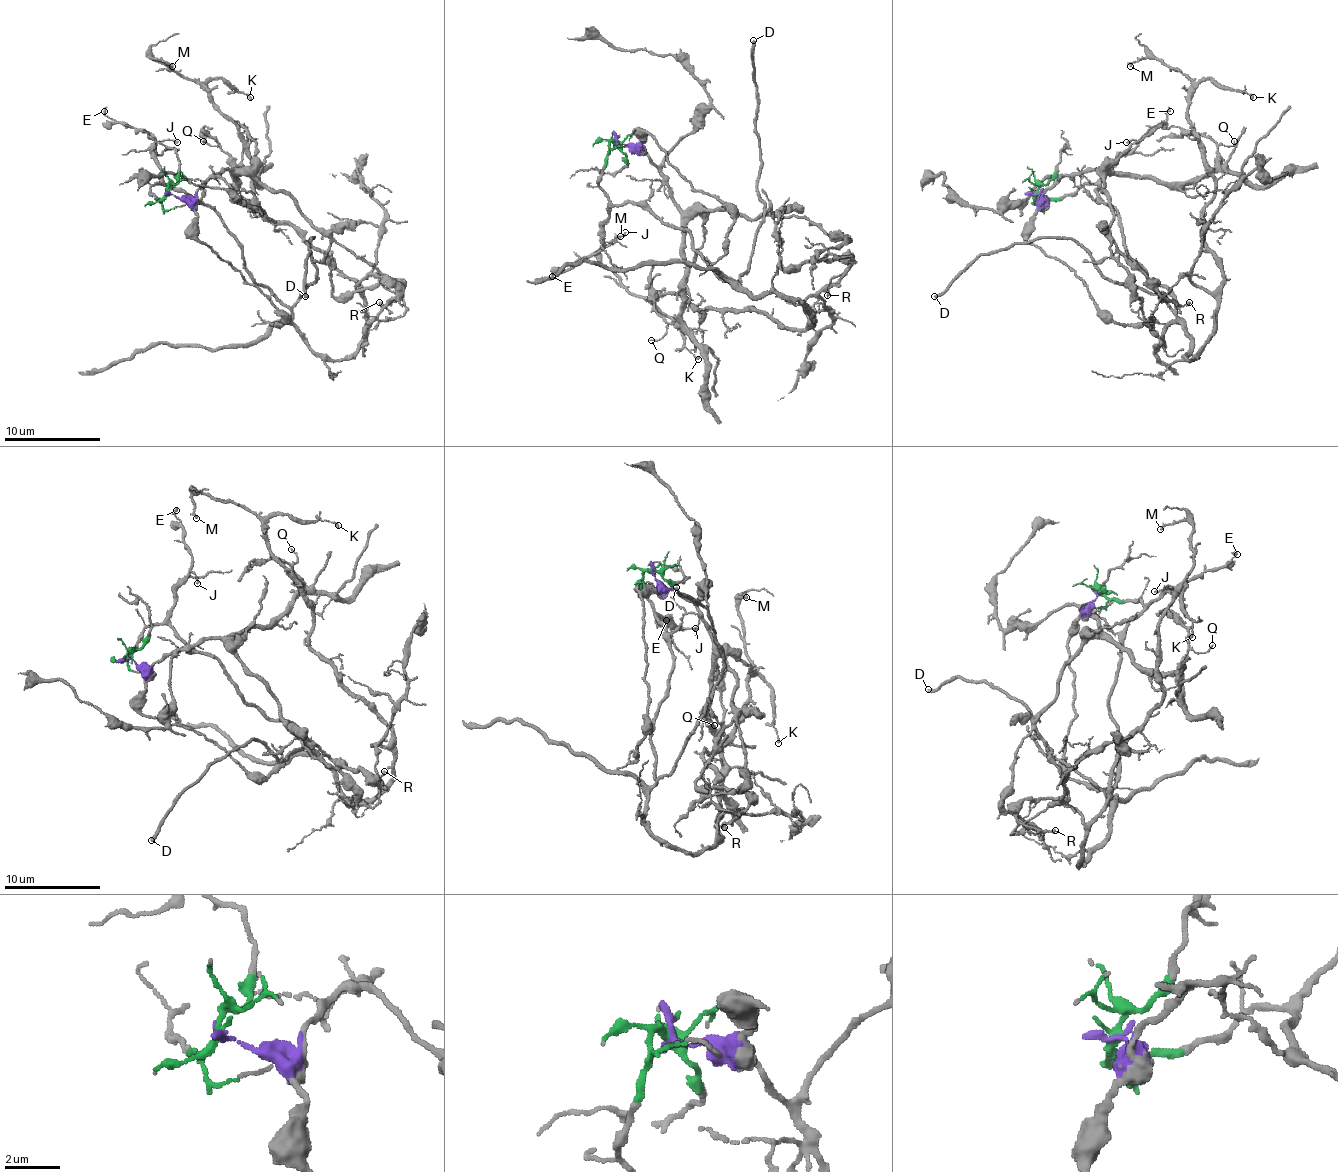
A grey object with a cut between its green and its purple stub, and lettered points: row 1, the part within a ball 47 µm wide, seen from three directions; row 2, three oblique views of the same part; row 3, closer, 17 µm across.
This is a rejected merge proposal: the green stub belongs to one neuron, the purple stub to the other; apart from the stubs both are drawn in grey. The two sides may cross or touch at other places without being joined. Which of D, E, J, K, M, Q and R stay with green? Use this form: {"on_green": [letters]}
{"on_green": ["D", "E", "J", "K", "M"]}

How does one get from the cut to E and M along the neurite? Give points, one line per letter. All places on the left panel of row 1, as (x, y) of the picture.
E: (168, 192), (161, 200), (151, 192), (154, 185), (161, 183), (156, 142), (146, 132), (115, 122), (103, 110)
M: (168, 192), (349, 357), (364, 291), (260, 214), (248, 144), (151, 59), (173, 67)

